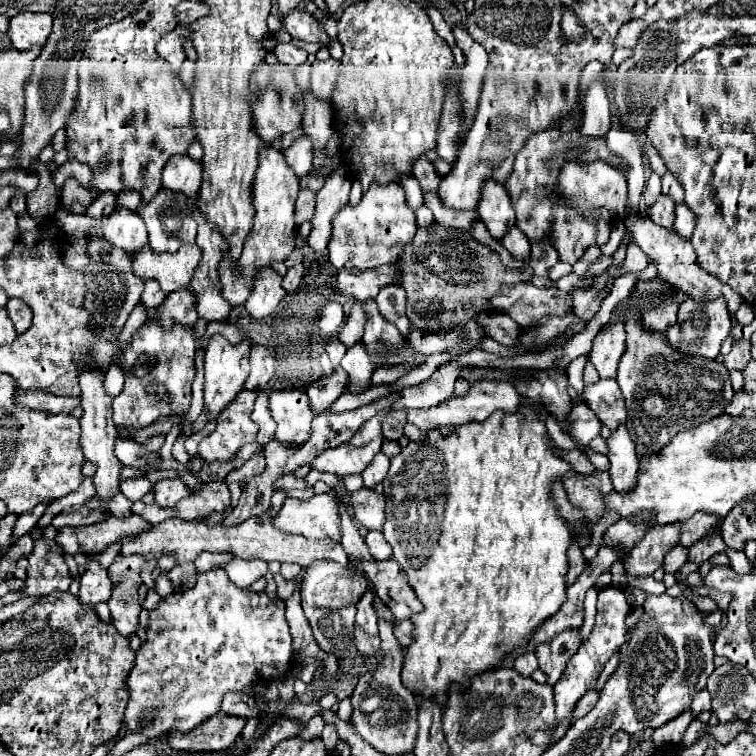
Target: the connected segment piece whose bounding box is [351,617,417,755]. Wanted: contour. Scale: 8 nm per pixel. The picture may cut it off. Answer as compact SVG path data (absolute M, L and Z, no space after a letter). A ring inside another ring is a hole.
M379 617L379 637L381 637L381 663L363 673L351 695L351 723L357 733L369 741L383 755L401 755L411 753L417 739L417 701L409 689L401 683L401 665L403 665L403 647L393 635L393 623Z

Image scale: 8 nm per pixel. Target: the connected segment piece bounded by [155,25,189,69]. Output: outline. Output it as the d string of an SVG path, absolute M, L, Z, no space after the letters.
M179 25L177 29L173 29L173 33L167 33L155 47L159 57L163 57L173 69L177 69L185 61L185 53L181 47L183 39L189 39L189 27Z

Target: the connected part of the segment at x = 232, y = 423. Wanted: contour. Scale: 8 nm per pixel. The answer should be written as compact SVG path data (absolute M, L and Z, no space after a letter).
M241 391L237 401L221 413L215 431L201 441L199 453L205 461L231 461L245 443L253 443L259 427L251 421L251 411L257 399L257 391Z

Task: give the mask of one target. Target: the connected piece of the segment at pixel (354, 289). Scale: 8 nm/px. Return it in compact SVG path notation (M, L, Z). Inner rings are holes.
M381 265L377 269L341 269L337 273L337 289L343 295L349 295L357 301L365 301L369 297L377 297L379 289L395 283L399 273L397 265Z

